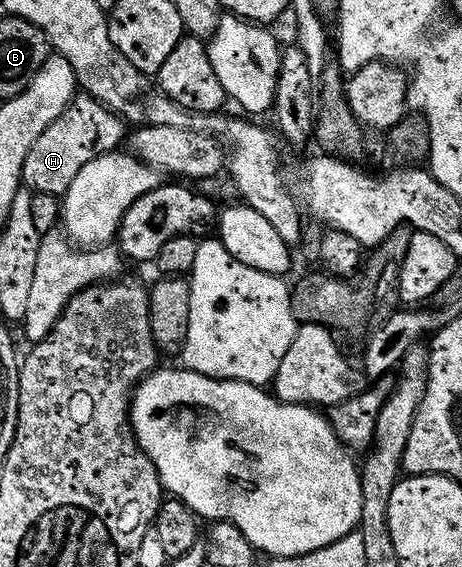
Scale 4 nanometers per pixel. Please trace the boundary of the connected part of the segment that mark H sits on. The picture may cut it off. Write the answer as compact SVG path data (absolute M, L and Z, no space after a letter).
M79 94L68 104L67 109L47 127L44 132L29 146L29 154L25 154L22 183L37 192L66 192L69 182L77 175L77 170L85 166L85 162L93 162L100 152L114 149L122 134L124 125L120 117L110 108L86 94Z

